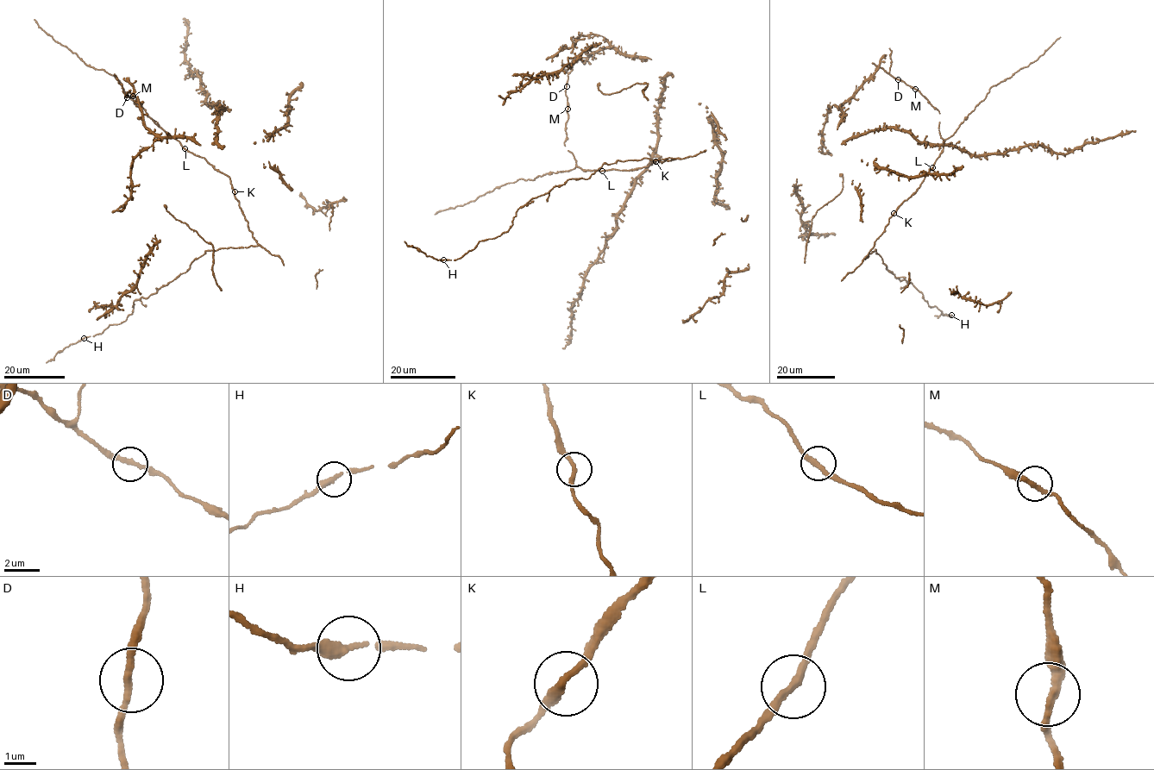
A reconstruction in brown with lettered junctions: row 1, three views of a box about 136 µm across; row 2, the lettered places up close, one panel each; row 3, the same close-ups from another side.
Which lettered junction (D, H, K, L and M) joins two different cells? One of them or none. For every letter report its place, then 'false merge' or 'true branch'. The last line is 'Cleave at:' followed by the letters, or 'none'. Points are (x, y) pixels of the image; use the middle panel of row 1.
D: place (567, 86); true branch
H: place (443, 259); true branch
K: place (655, 161); true branch
L: place (602, 171); true branch
M: place (567, 109); true branch
Cleave at: none

